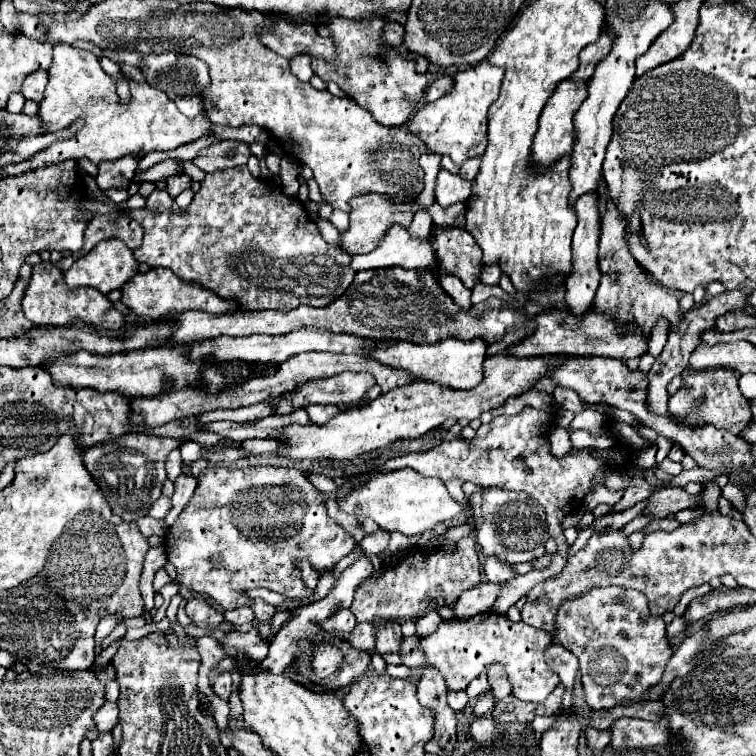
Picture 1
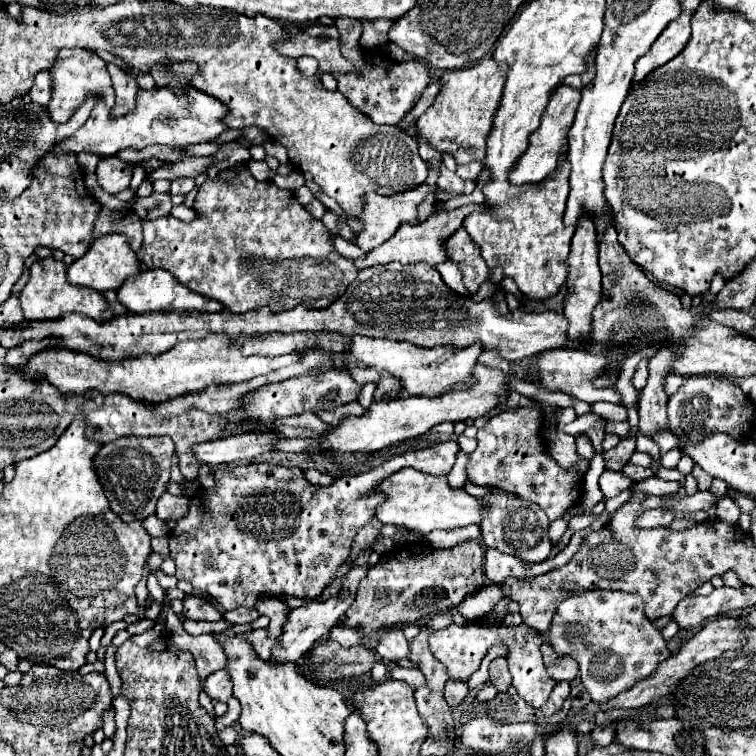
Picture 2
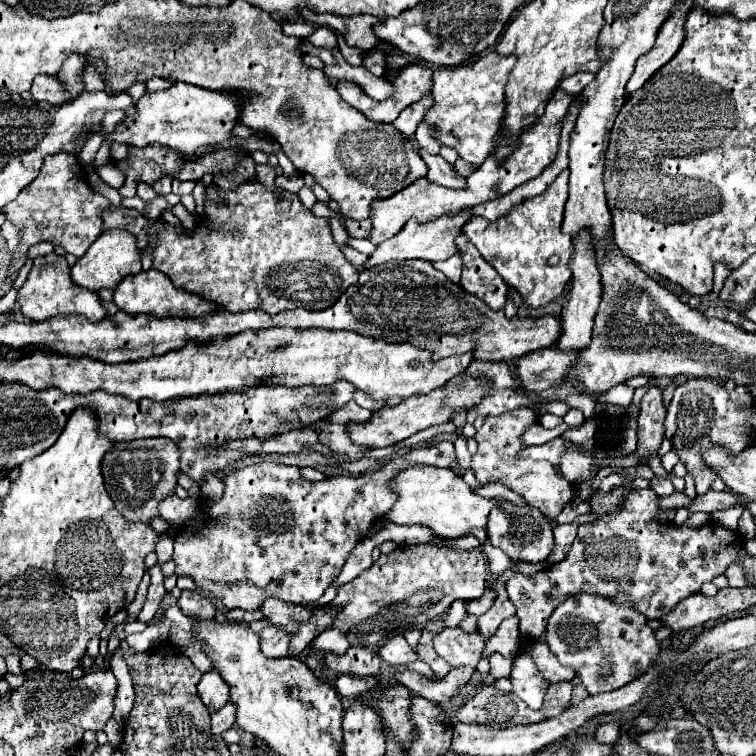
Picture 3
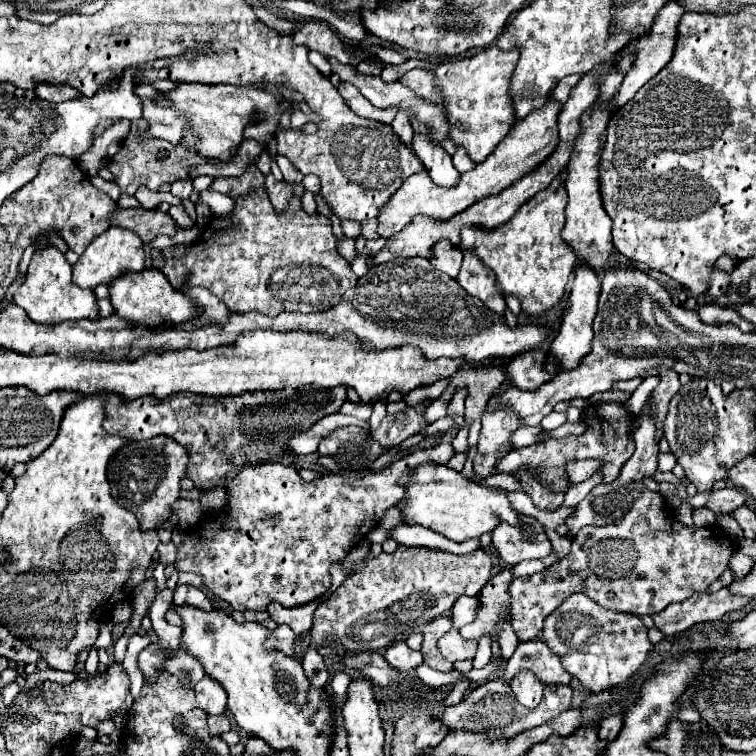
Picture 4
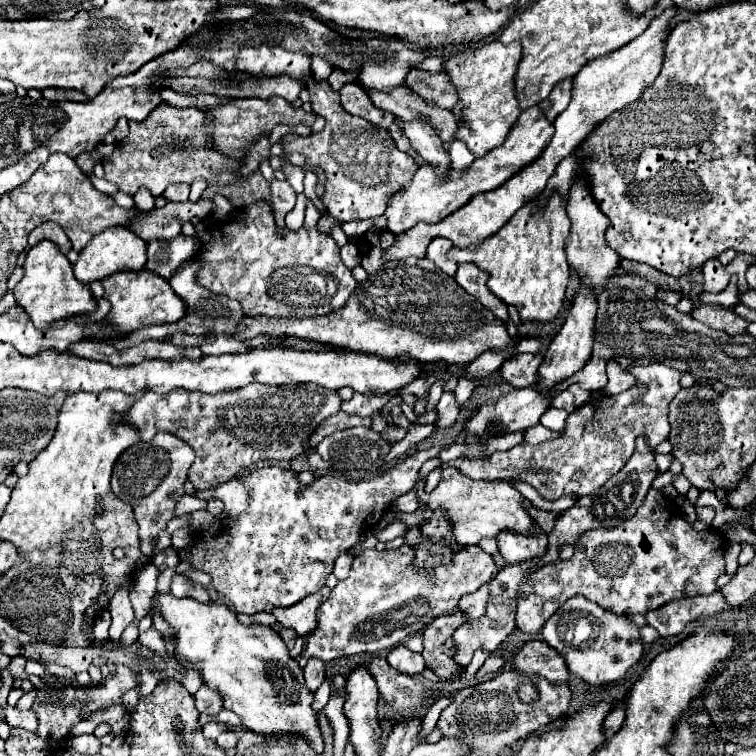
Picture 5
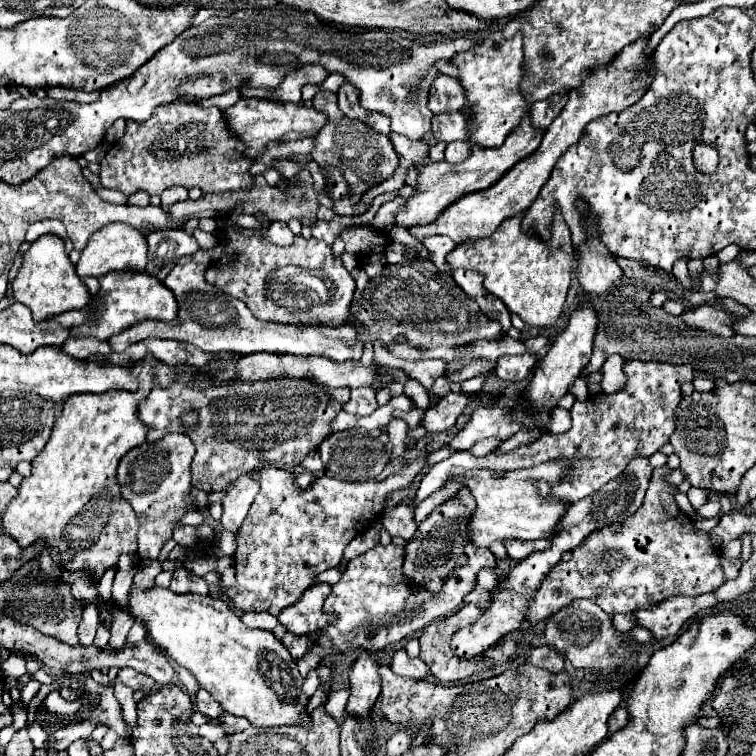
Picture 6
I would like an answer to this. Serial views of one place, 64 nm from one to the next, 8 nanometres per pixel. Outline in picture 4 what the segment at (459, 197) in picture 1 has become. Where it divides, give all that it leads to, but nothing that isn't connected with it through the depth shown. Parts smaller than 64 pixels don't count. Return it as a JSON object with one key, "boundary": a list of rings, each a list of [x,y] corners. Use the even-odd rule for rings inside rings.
{"boundary":[[[414,132],[414,142],[412,142],[412,150],[416,152],[416,156],[424,162],[430,178],[434,184],[438,186],[446,186],[452,188],[458,184],[460,174],[452,164],[452,158],[436,144],[432,144],[428,138],[420,136]]]}

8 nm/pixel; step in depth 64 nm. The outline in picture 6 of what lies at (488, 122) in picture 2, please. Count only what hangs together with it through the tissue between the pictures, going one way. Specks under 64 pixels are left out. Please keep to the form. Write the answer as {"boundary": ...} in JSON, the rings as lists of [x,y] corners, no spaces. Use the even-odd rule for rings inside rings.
{"boundary":[[[492,32],[482,44],[460,52],[454,56],[450,64],[454,64],[460,72],[458,80],[466,94],[466,104],[462,110],[470,114],[468,122],[468,138],[474,146],[480,148],[496,148],[502,146],[506,136],[520,124],[522,116],[530,110],[530,104],[524,102],[520,94],[522,72],[522,34],[518,32],[512,40],[504,40],[502,32]]]}

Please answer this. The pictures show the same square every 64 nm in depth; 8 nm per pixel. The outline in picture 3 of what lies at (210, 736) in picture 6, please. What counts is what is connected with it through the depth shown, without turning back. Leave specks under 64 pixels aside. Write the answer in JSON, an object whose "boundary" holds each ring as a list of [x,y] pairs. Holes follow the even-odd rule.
{"boundary":[[[228,700],[228,704],[224,708],[220,708],[220,712],[211,716],[211,730],[213,735],[220,735],[234,726],[236,720],[236,704],[232,704]]]}

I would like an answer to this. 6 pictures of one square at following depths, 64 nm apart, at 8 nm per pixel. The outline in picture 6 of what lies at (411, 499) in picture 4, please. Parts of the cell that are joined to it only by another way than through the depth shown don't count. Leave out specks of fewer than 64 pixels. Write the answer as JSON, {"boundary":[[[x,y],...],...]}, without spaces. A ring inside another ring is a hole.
{"boundary":[[[546,462],[532,468],[512,470],[506,474],[496,474],[488,470],[468,470],[462,474],[456,474],[456,470],[450,470],[448,480],[458,482],[460,486],[468,488],[476,500],[476,508],[468,520],[468,540],[476,546],[488,546],[492,542],[504,542],[510,538],[516,540],[538,540],[538,538],[550,538],[564,516],[568,504],[554,500],[554,498],[542,498],[540,492],[534,488],[532,480],[548,480],[550,484],[556,484],[568,466],[564,462]]]}

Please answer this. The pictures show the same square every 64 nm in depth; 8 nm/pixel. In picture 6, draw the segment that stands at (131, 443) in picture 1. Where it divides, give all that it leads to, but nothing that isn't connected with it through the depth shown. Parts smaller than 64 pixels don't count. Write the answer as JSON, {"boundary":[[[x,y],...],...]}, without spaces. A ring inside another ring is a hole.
{"boundary":[[[168,434],[154,444],[140,444],[140,448],[132,448],[118,464],[118,484],[120,494],[128,500],[138,516],[138,556],[142,560],[156,560],[160,548],[166,540],[172,538],[172,530],[176,522],[192,508],[190,498],[190,464],[194,456],[194,444],[188,434]]]}

